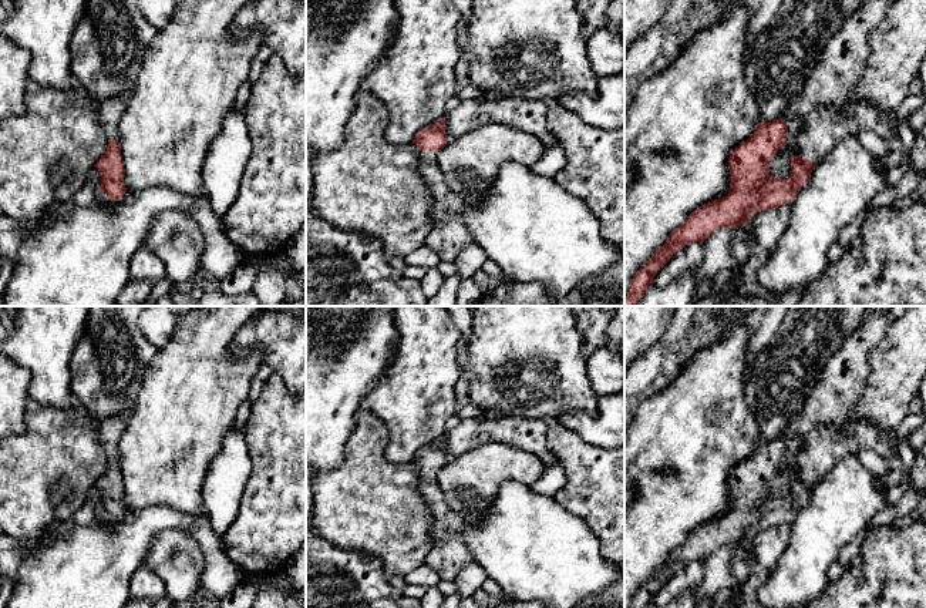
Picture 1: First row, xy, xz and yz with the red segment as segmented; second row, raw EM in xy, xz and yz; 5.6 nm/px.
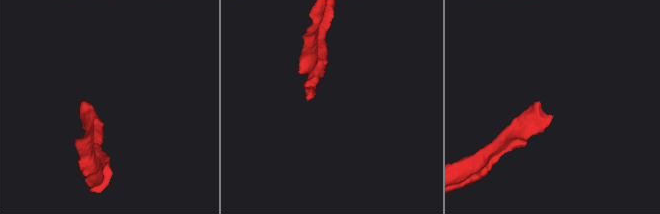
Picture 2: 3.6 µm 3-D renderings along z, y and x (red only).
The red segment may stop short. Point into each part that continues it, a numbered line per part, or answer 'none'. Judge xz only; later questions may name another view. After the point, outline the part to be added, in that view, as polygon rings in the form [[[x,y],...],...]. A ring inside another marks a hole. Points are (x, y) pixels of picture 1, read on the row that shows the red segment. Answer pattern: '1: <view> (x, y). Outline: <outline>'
1: xz (448, 237). Outline: [[[440,151],[421,152],[420,175],[431,195],[434,211],[434,226],[428,234],[425,245],[434,249],[444,262],[455,262],[459,252],[475,242],[465,226],[465,199],[454,194],[438,164]]]

